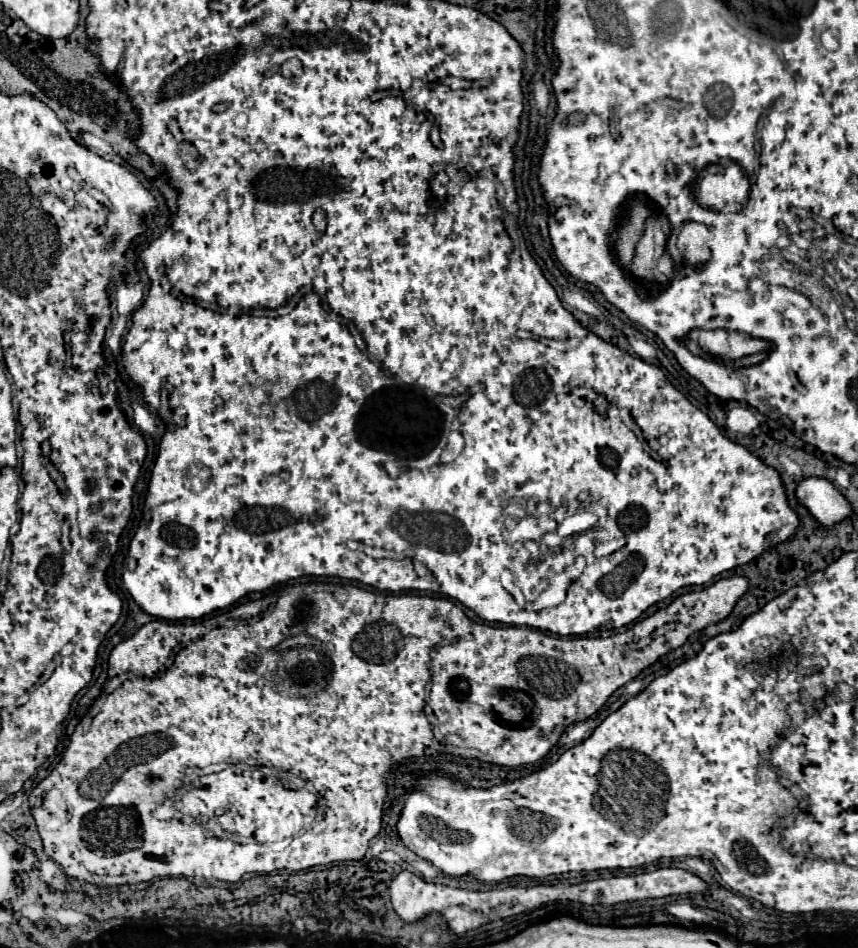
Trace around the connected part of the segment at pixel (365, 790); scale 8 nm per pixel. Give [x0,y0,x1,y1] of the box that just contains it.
[28,576,748,886]

